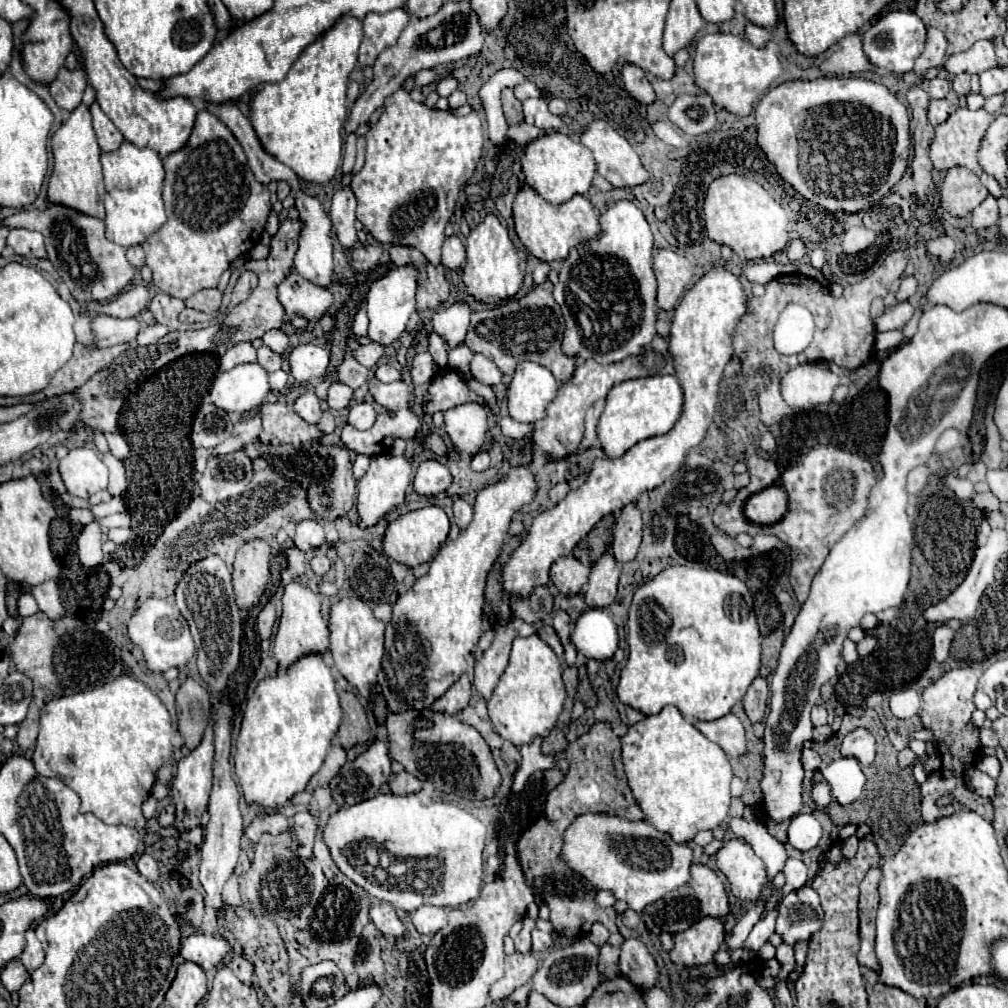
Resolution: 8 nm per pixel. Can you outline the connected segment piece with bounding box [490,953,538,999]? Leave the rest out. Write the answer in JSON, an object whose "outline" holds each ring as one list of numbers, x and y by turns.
{"outline":[[512,953,506,957,506,973,490,987,492,999,508,997,516,987,526,985,538,971,538,961,532,953]]}

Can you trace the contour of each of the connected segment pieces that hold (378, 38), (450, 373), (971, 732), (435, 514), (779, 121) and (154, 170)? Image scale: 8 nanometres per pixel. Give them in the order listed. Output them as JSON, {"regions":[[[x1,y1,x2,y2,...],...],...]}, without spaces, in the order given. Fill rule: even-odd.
{"regions":[[[394,9,384,15,370,13,364,17,364,41,360,45,358,63,372,65,374,59,390,45,398,41,398,35,410,23,410,17,404,9]],[[450,367,440,369,434,375,430,387,426,389,426,393,422,397,424,411,428,415,434,415,436,411,446,411,450,407,456,407,456,405,462,405,462,403,468,403,468,401,486,405,484,397,480,397,478,393,474,393,468,387,462,373,456,371,456,369,450,369]],[[960,667,944,673,938,681,934,681,930,687,924,689,922,693,922,711,920,719,924,727,934,731,934,739,938,741,938,755,942,759,944,769,952,769,954,773,964,773,964,765,976,763,976,755,980,751,980,739,978,739,978,729,970,725,970,715,976,709,972,695,978,685,978,677,982,671,972,669,972,667]],[[424,507,424,509,416,509,416,511,410,511,406,515,400,515,398,519,394,519,388,529,386,529,386,535,384,535,384,553,406,565,406,567,416,567,420,563,428,563,440,549,440,545,446,541,448,537,448,531,450,531,450,521,448,521,448,515,440,509,440,507]],[[822,77,816,81,786,81,770,89,758,103,758,145,778,175,804,199,830,213,860,213,880,203,902,179,910,153,910,117,902,101,886,85,862,77]],[[124,141,118,151,102,153,104,169,104,207,106,207,106,237,124,249,132,245,142,245,166,223,166,213,162,205,162,181,164,169,162,159,152,149,138,149]]]}

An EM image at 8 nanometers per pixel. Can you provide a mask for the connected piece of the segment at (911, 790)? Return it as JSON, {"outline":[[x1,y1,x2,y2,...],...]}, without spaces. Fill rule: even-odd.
{"outline":[[866,709,866,715,862,715,862,717,854,717,854,715,846,713,842,717,840,731,834,733,834,737,830,737,824,743,812,743,812,749,822,757,822,761,826,761,826,763,834,761,834,757,838,757,838,749,834,749,834,747,840,747,842,737,850,729,856,729,856,727,864,727,864,729,868,729,876,737,878,753,876,753,876,761,874,761,874,773,872,773,872,767,864,769,864,773,868,777,866,779,866,789,864,789,862,797,858,801,850,803,850,805,830,805,826,809,816,809,816,805,806,805,804,803,802,813,810,813,810,815,818,817,822,827,824,827,824,837,822,837,818,849,806,853,808,855,808,863,818,863,822,859,824,849,828,849,830,843,834,843,838,839,838,831,844,825,848,825,848,823,854,823,854,825,866,823,872,829,872,835,874,835,876,845,878,845,878,853,884,859,892,857,902,847,902,843,906,841,906,835,910,835,910,831,914,831,914,827,924,823,922,817,920,817,920,787,916,785,916,781,912,777,912,769,900,769,898,767,898,761,896,761,896,753,898,751,894,749,892,741,888,739,888,733,886,733,884,725,880,723,880,719,878,719,874,709]]}

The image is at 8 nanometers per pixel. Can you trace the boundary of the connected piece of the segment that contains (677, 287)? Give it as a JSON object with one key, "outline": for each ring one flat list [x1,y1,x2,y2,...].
{"outline":[[654,249,654,275,658,279,658,307,670,311,692,279,692,265,670,249]]}

